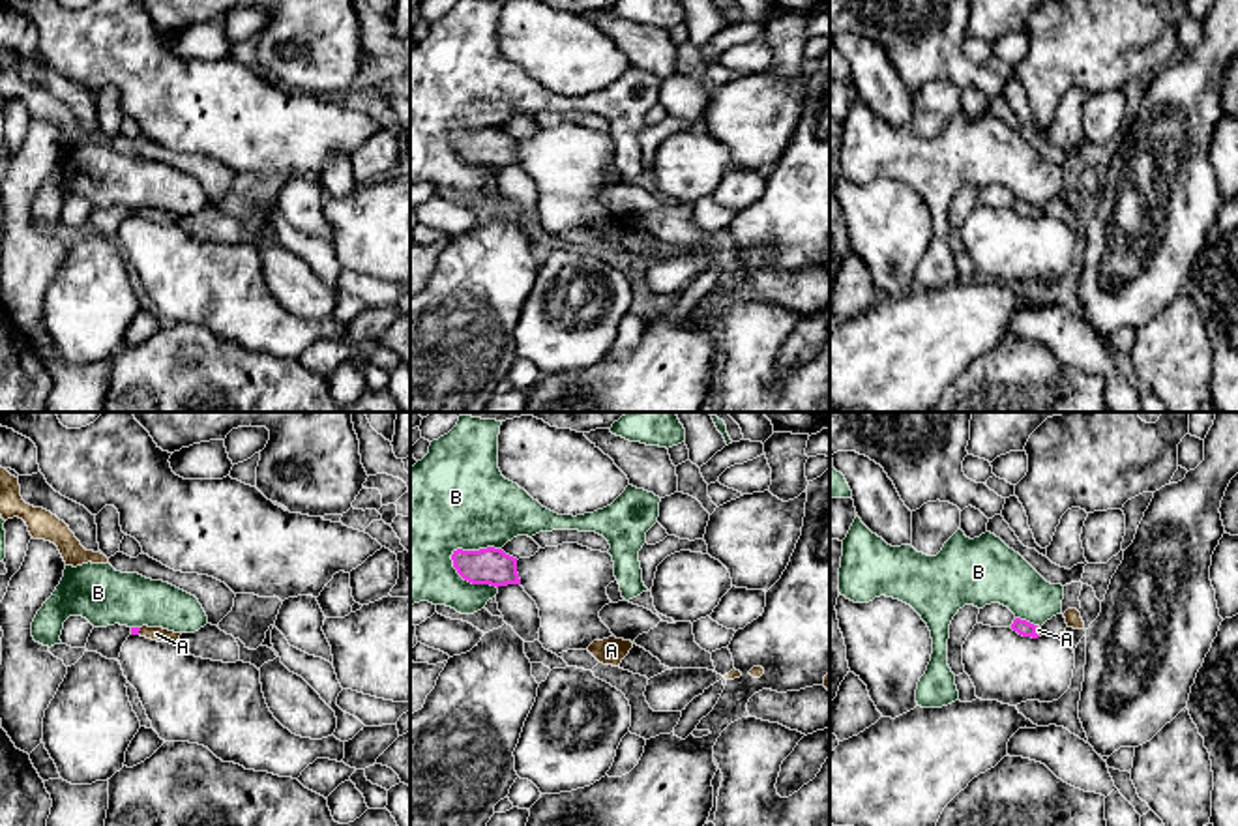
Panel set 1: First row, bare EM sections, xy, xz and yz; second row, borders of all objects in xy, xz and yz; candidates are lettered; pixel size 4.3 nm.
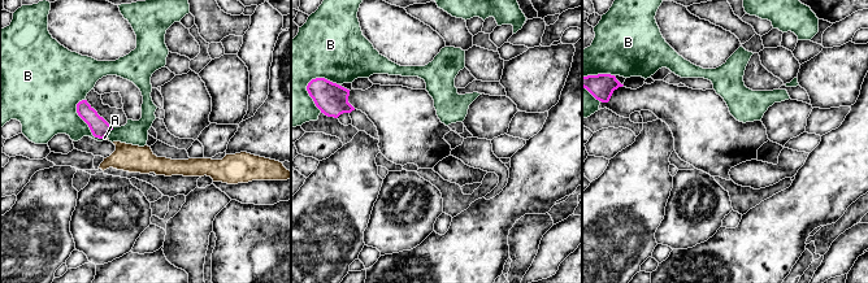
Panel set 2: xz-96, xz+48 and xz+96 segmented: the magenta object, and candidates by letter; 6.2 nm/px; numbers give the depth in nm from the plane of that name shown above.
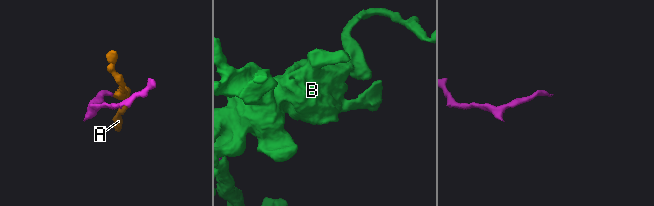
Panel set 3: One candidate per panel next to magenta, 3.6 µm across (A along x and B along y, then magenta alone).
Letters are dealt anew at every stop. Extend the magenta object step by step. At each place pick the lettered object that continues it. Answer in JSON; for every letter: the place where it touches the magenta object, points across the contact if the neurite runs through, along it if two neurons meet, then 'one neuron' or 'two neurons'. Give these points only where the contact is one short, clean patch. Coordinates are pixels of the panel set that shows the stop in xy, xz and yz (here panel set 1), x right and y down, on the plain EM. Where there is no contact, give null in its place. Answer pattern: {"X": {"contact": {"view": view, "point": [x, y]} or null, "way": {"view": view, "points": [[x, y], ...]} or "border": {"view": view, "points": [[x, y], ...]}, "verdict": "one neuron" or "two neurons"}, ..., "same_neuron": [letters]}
{"A": {"contact": {"view": "yz", "point": [1034, 212]}, "way": {"view": "yz", "points": [[1023, 208], [1034, 212], [1038, 210]]}, "verdict": "one neuron"}, "B": {"contact": {"view": "xz", "point": [467, 160]}, "verdict": "two neurons"}, "same_neuron": ["A"]}

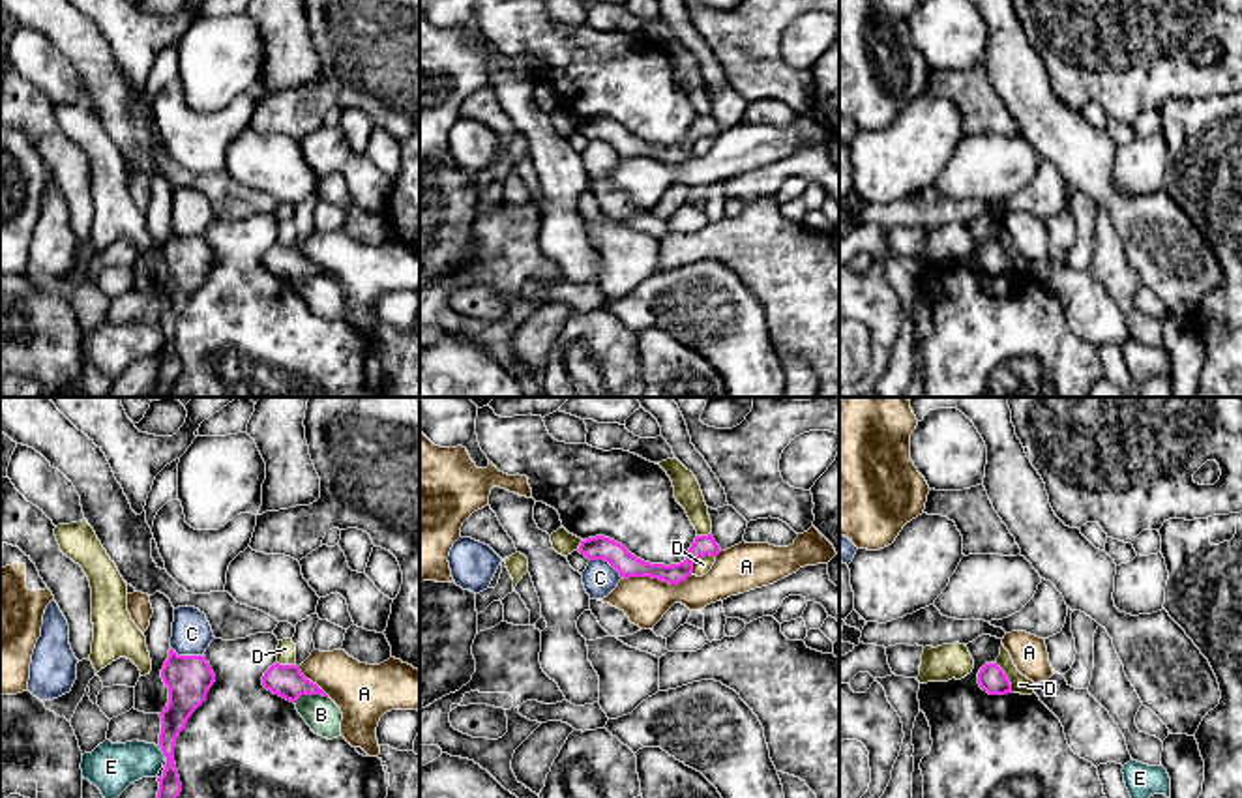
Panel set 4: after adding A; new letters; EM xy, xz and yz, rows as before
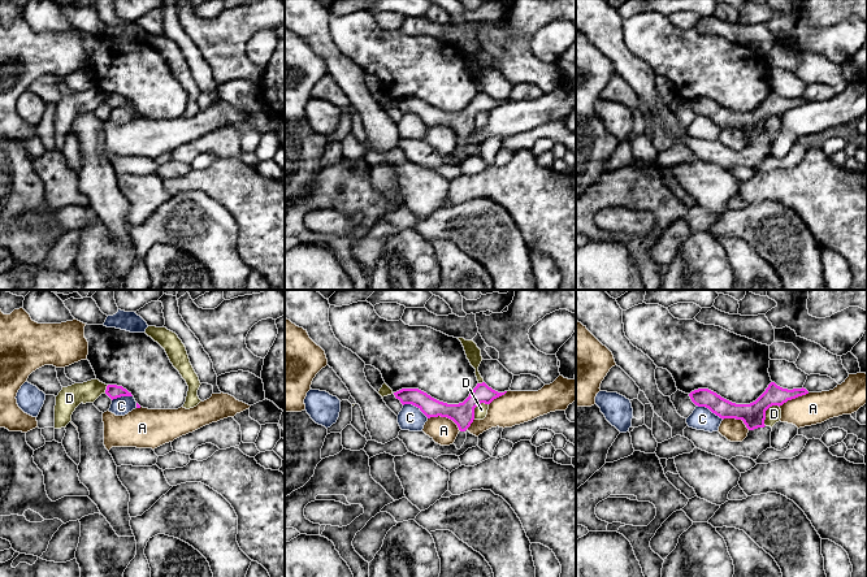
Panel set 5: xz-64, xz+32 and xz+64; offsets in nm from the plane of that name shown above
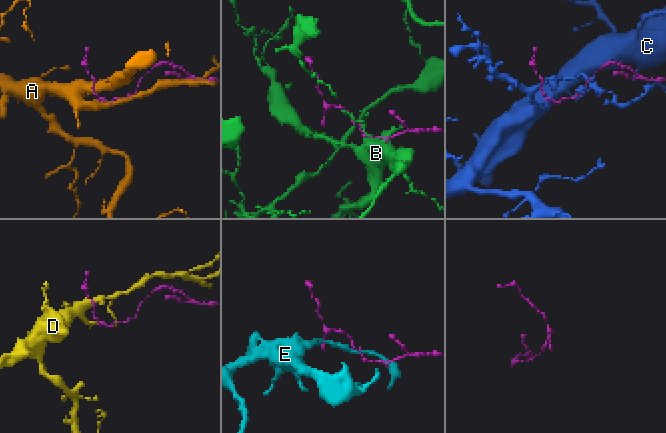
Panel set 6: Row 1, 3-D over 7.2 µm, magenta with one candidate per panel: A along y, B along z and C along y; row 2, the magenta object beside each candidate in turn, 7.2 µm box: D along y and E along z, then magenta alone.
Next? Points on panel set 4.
{"A": {"contact": {"view": "xz", "point": [656, 158]}, "verdict": "two neurons"}, "B": {"contact": {"view": "xy", "point": [310, 274]}, "verdict": "two neurons"}, "C": {"contact": {"view": "xz", "point": [607, 141]}, "verdict": "two neurons"}, "D": {"contact": {"view": "xz", "point": [699, 137]}, "verdict": "two neurons"}, "E": {"contact": {"view": "xy", "point": [162, 330]}, "border": {"view": "xy", "points": [[158, 326], [165, 336]]}, "verdict": "two neurons"}, "same_neuron": []}

